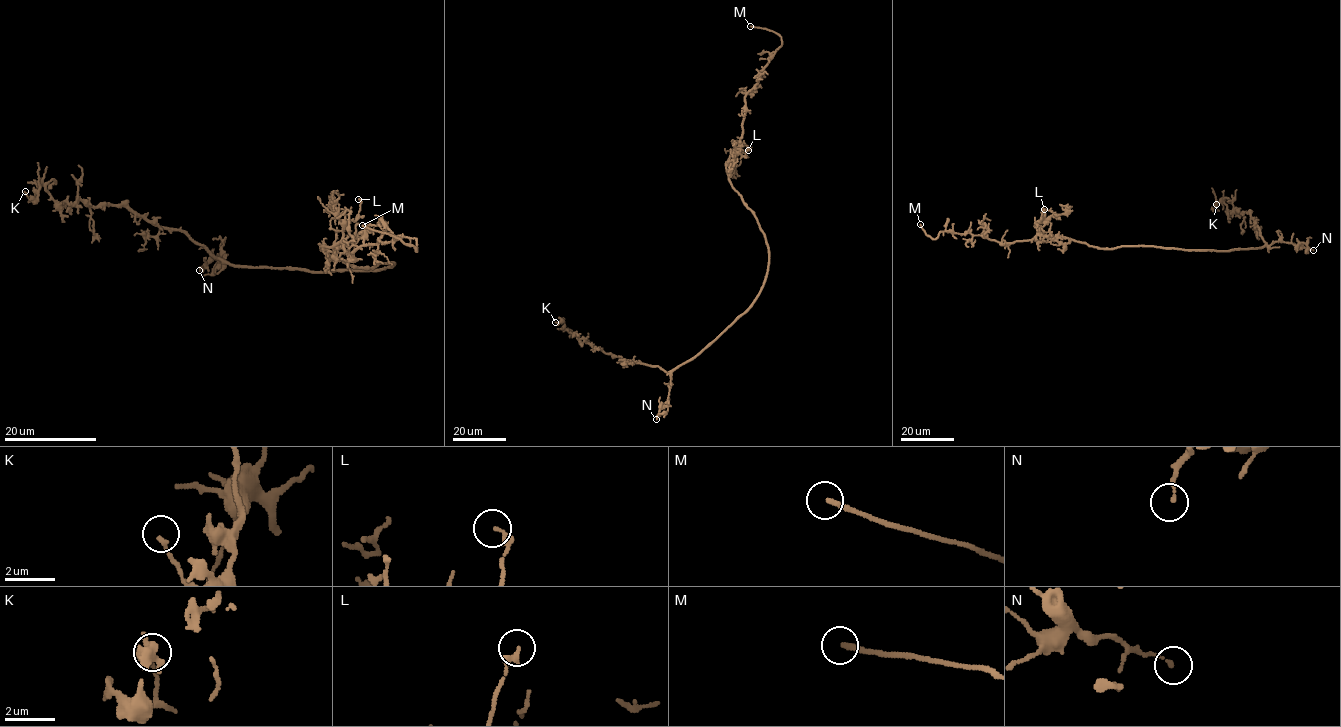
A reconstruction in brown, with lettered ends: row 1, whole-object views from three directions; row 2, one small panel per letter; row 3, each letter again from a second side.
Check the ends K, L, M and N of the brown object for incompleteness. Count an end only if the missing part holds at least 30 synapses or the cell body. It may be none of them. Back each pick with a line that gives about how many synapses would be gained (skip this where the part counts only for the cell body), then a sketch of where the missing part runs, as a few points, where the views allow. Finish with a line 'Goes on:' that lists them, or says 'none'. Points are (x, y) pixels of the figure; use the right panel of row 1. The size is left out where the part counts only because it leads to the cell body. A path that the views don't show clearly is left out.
Goes on: M

